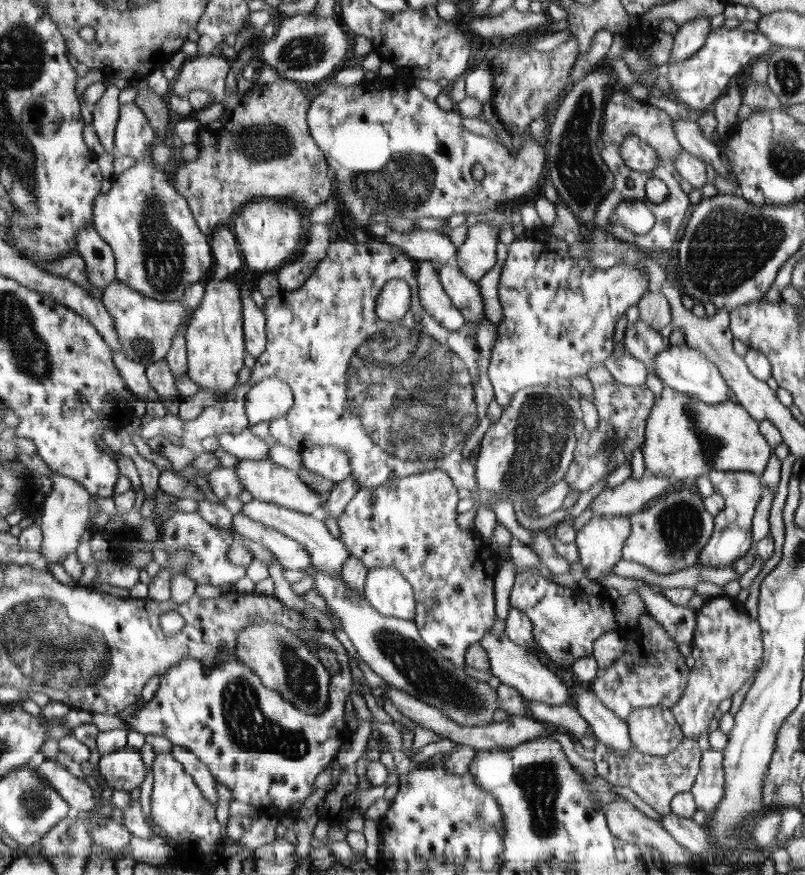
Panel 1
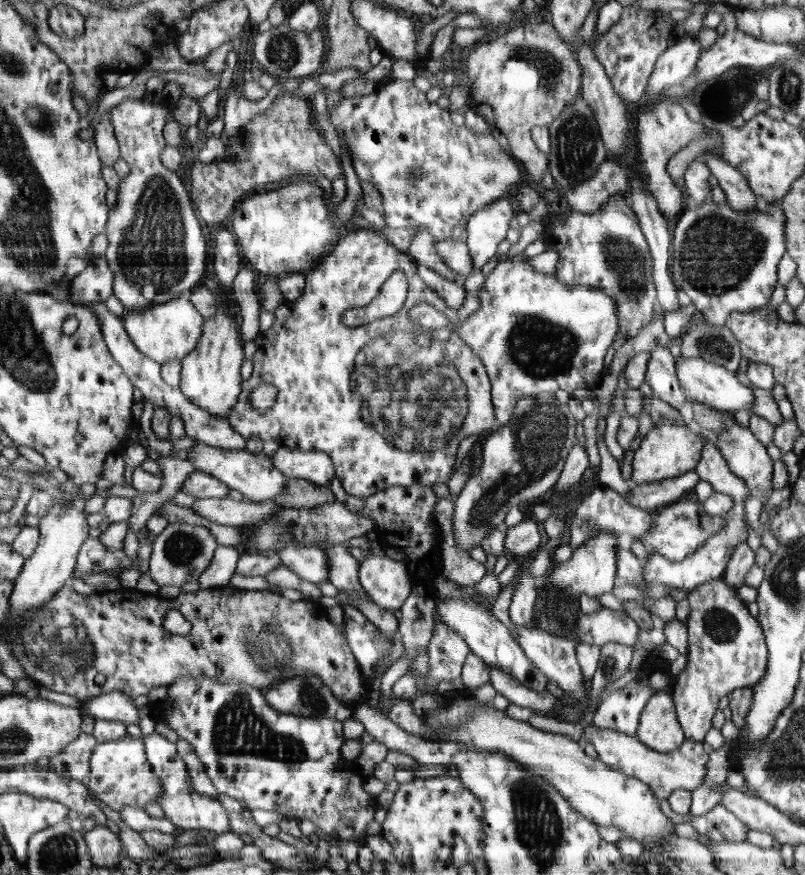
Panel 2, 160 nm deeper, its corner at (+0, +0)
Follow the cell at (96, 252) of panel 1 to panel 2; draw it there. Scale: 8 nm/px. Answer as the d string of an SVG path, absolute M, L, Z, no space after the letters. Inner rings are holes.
M92 258L78 277L69 282L69 296L74 305L80 302L105 302L113 294L113 271L105 258Z

